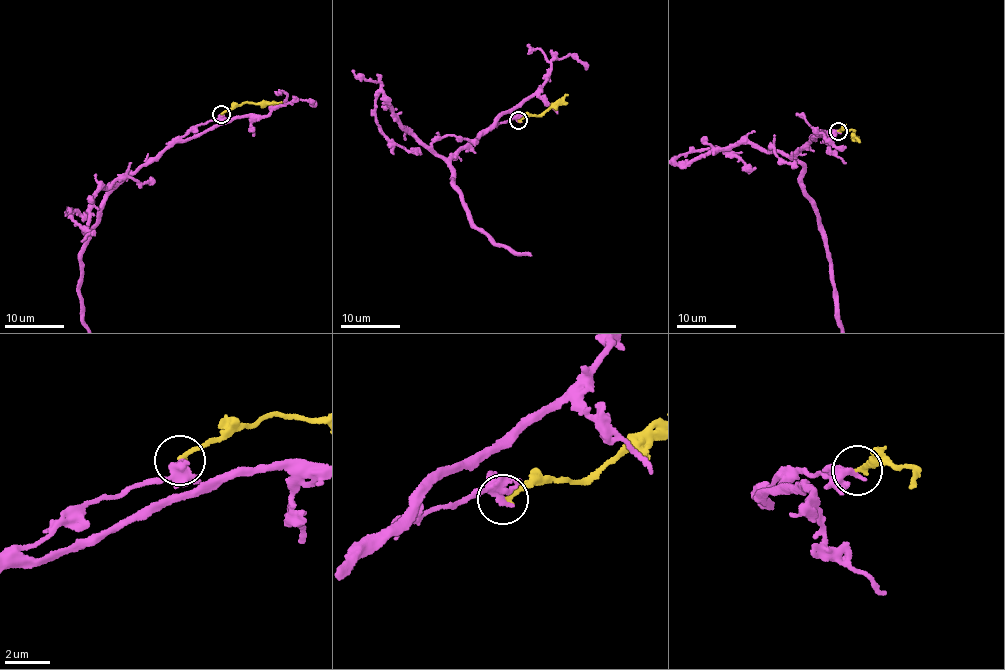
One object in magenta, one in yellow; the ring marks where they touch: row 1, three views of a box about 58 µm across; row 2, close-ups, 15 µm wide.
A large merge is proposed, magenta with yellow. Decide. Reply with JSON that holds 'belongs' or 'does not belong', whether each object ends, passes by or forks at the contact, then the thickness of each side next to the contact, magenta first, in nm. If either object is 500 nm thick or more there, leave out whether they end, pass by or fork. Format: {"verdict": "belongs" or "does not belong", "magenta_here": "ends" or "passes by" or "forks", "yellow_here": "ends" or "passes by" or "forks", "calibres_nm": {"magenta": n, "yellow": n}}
{"verdict": "does not belong", "magenta_here": "forks", "yellow_here": "ends", "calibres_nm": {"magenta": 280, "yellow": 220}}

